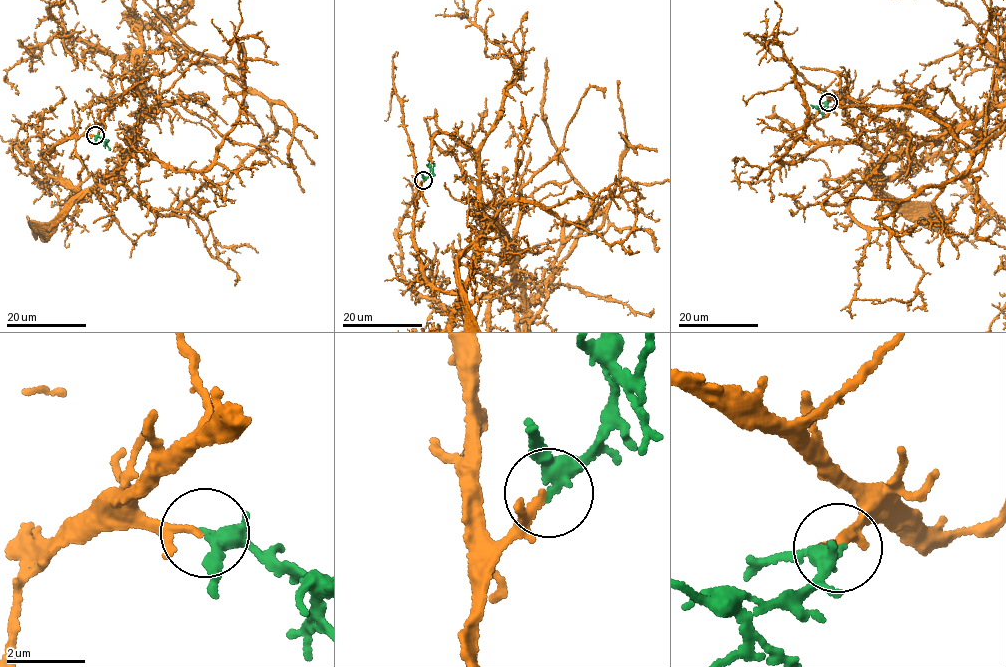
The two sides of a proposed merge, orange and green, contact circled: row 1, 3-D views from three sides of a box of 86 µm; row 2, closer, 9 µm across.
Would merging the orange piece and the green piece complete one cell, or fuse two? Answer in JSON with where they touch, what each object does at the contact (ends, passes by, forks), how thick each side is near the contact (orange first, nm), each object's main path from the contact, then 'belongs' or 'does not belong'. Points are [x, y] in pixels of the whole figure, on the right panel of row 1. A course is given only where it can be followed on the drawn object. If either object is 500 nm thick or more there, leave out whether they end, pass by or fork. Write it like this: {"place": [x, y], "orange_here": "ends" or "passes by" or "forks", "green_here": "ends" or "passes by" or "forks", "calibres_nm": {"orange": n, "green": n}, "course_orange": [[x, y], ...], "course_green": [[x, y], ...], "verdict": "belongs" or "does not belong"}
{"place": [828, 102], "orange_here": "passes by", "green_here": "forks", "calibres_nm": {"orange": 150, "green": 260}, "course_green": [[828, 102], [810, 115]], "verdict": "belongs"}

